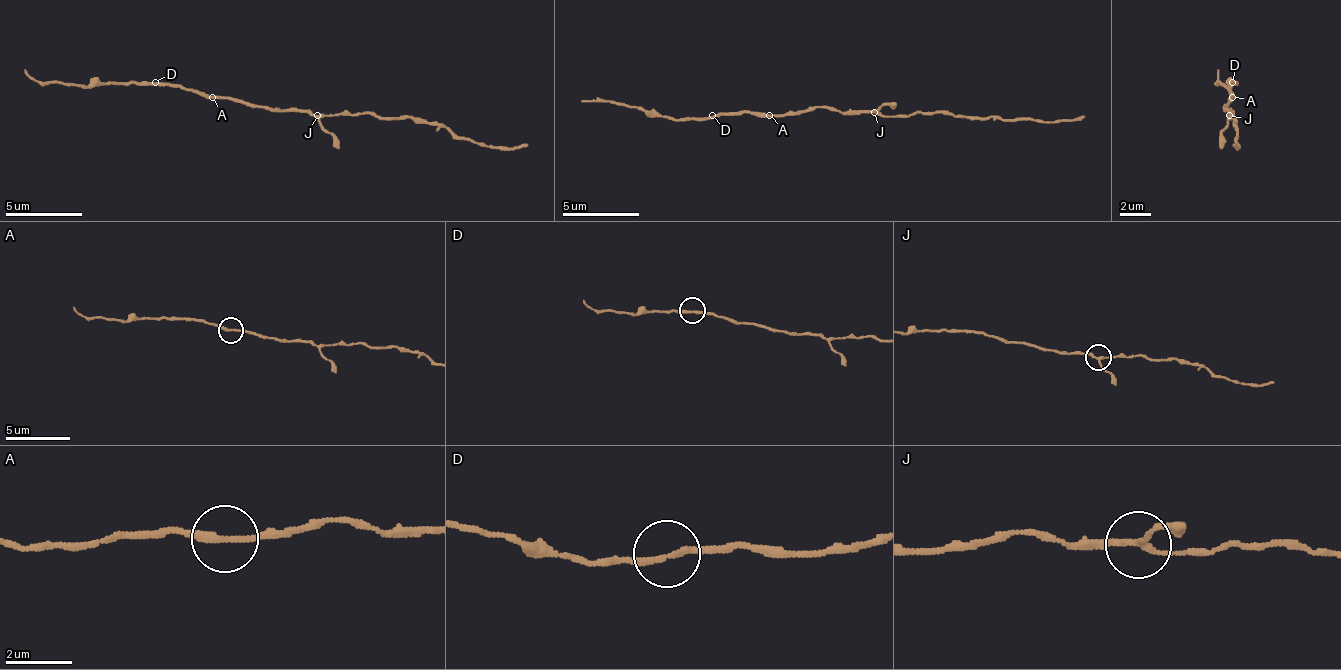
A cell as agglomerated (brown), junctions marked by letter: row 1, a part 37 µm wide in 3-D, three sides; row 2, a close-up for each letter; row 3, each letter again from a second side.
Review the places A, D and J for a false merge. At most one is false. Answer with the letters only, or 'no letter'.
J

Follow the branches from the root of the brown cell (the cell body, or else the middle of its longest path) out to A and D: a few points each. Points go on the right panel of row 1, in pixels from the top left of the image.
A: (1225, 109), (1232, 97)
D: (1225, 109), (1232, 101), (1228, 89), (1232, 82)

